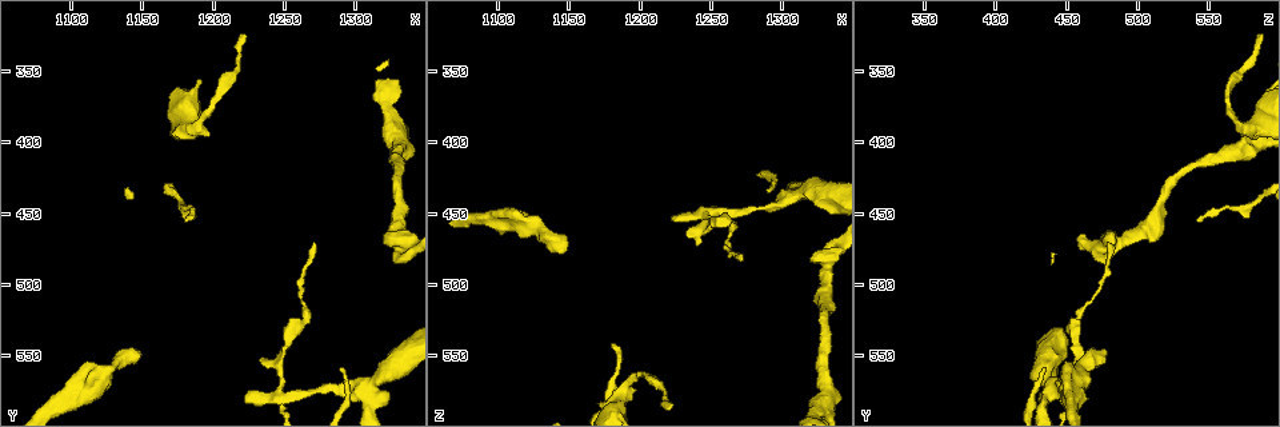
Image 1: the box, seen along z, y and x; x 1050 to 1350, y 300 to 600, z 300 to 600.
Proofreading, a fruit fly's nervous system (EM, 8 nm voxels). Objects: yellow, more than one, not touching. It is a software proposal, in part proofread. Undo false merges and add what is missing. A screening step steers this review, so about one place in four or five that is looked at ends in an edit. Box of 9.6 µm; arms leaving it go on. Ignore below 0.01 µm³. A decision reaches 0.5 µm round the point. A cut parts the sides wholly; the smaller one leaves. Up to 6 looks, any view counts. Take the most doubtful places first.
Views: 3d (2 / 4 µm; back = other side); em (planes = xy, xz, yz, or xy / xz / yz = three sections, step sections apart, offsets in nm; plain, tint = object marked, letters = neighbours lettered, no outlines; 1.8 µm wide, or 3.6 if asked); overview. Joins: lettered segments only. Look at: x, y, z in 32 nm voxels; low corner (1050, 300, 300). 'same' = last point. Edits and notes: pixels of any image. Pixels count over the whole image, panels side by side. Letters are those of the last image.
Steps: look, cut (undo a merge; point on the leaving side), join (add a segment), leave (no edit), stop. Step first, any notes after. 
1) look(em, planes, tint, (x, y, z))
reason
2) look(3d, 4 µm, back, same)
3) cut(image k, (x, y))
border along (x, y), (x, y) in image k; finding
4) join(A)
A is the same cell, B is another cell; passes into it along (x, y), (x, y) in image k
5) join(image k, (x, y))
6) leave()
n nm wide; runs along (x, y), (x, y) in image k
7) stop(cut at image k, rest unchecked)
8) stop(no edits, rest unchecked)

look(em, planes, letters, (1250, 578, 452))
sharp bend

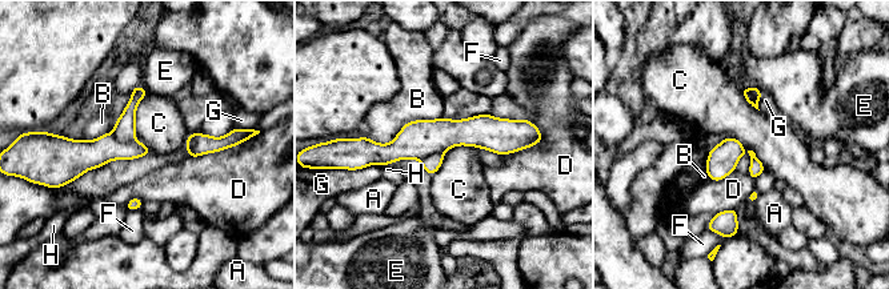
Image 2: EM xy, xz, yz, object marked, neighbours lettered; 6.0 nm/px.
cut(image 2, (124, 128))
180 nm wide; A, B, C, D, E, F, G and H are other cells; border along (111, 133), (121, 141), (139, 143) in image 2; two neurons meet here

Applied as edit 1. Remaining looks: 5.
look(overview)

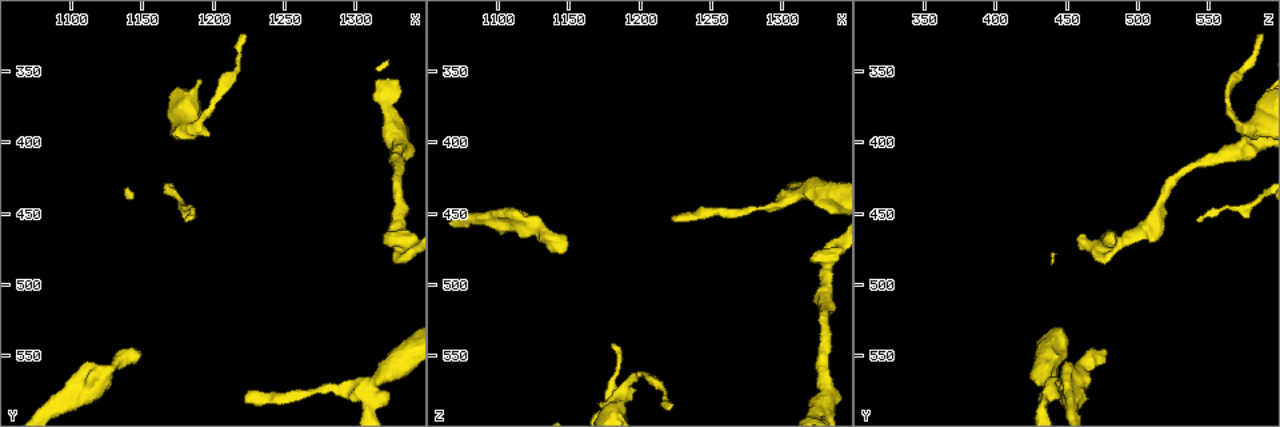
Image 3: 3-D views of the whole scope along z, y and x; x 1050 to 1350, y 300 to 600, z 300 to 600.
look(em, xy, step 8, letters, (1144, 546, 476))
branch stops here

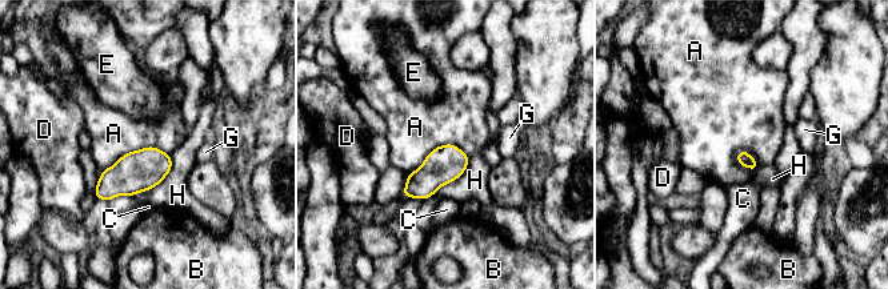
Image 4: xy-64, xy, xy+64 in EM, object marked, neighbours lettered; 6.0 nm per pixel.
leave()
A touches over 400 nm; A, B, C, D, E, G and H are other cells; border along (468, 156), (440, 144), (407, 175) in image 4; no lettered segment goes on from it

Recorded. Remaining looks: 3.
look(em, planes, plain, (1182, 456, 542))
thin end

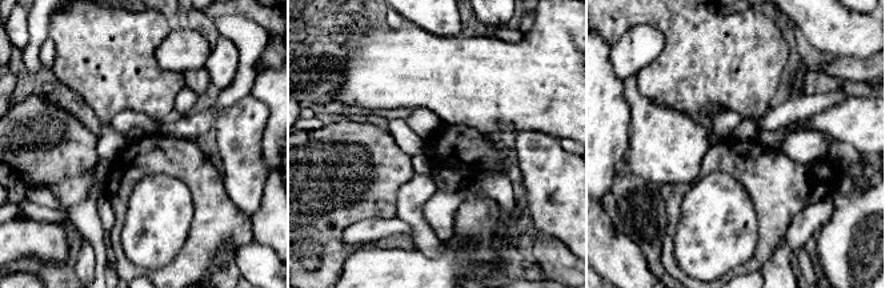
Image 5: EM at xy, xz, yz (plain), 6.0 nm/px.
look(em, planes, letters, same)

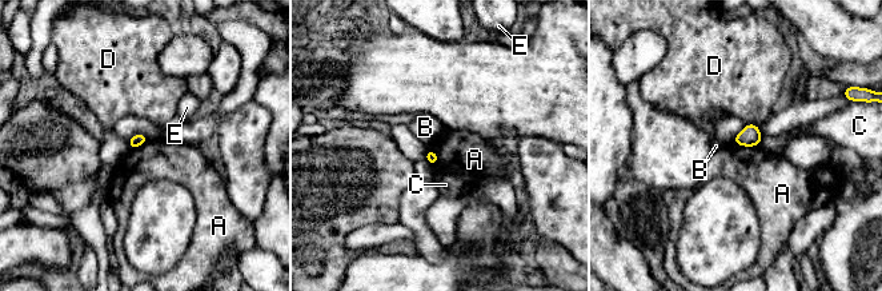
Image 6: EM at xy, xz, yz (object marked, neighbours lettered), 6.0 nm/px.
leave()
A, B, C, D and E are other cells; border along (733, 142), (741, 146), (760, 144) in image 6; none of them fits

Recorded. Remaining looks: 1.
stop(cut at image 2, rest unchecked)

